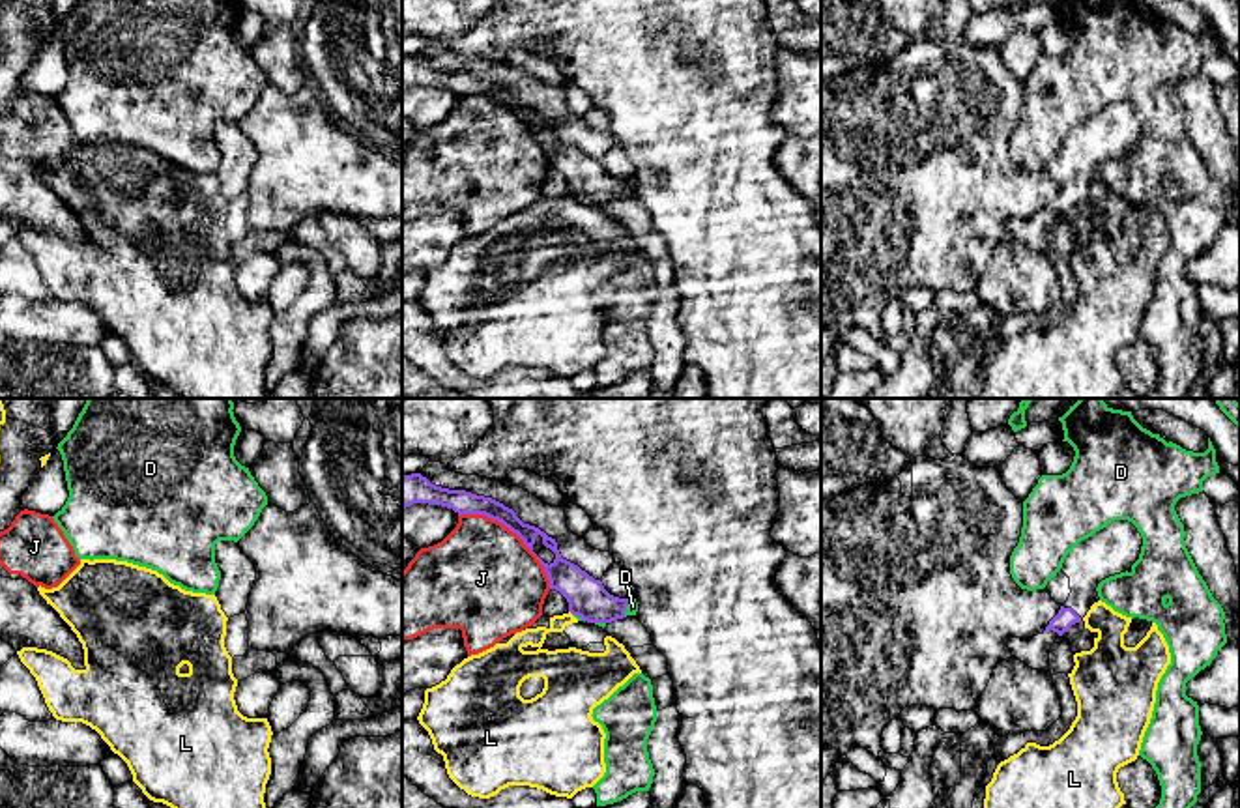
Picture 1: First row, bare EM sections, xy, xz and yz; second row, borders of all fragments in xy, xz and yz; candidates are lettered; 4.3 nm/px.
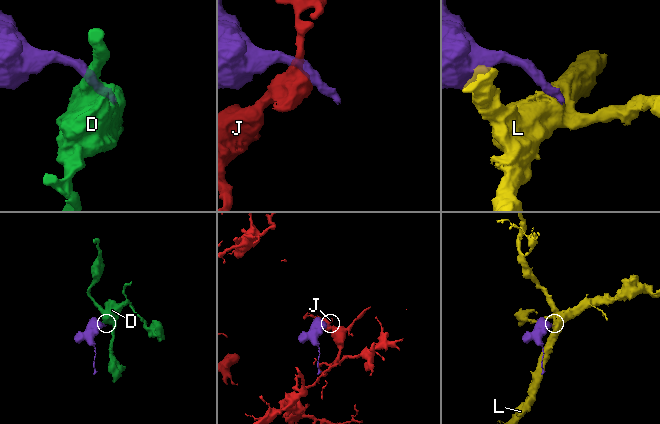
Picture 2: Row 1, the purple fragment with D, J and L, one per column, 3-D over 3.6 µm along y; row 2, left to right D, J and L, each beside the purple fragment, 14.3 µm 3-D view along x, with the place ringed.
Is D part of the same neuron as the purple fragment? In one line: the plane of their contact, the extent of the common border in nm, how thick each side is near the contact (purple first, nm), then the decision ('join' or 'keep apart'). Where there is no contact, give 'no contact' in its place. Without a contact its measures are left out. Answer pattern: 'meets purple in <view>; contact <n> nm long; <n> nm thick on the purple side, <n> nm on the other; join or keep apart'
meets purple in xz; contact 80 nm long; 170 nm thick on the purple side, 50 nm on the other; keep apart

